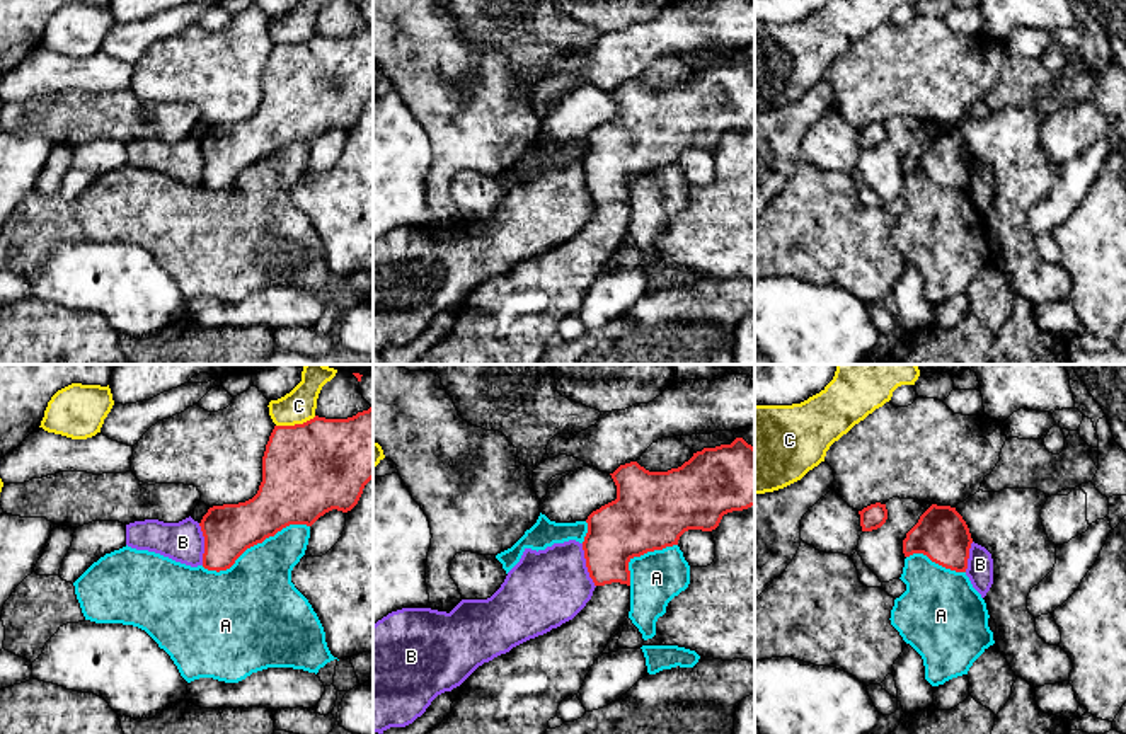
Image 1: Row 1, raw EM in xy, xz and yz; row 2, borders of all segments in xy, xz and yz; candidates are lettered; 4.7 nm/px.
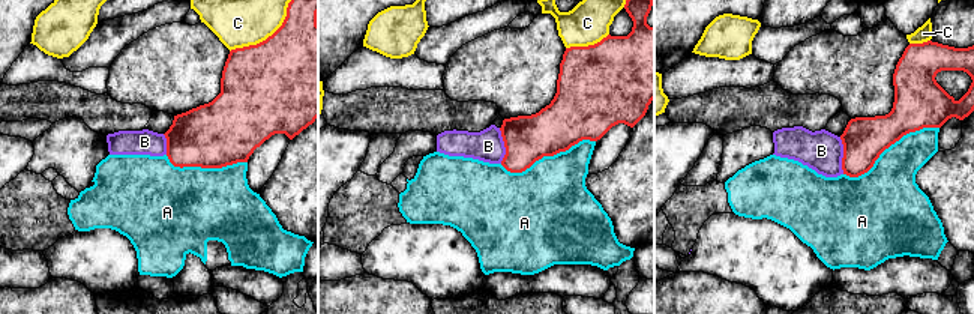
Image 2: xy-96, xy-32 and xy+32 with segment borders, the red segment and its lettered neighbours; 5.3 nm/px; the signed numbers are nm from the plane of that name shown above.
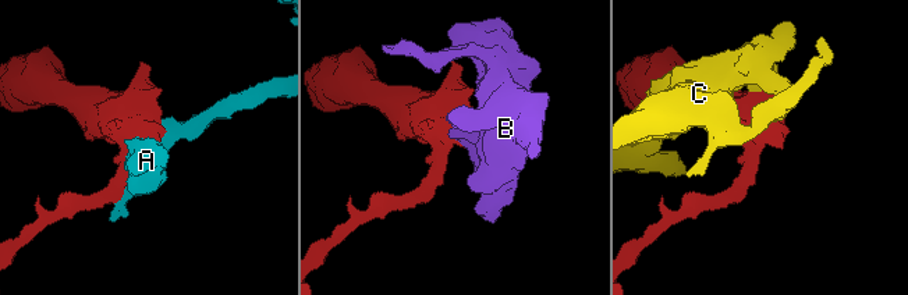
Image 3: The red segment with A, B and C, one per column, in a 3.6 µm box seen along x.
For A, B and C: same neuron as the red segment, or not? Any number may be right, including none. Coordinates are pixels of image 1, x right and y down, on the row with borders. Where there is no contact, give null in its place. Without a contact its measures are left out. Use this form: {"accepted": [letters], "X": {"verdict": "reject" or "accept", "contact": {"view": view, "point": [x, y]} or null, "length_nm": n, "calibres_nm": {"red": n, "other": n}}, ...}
{"accepted": [], "A": {"verdict": "reject", "contact": {"view": "xy", "point": [254, 544]}, "length_nm": 550, "calibres_nm": {"red": 240, "other": 360}}, "B": {"verdict": "reject", "contact": {"view": "xz", "point": [586, 566]}, "length_nm": 220, "calibres_nm": {"red": 280, "other": 360}}, "C": {"verdict": "reject", "contact": {"view": "xy", "point": [295, 424]}, "length_nm": 200, "calibres_nm": {"red": 440, "other": 160}}}

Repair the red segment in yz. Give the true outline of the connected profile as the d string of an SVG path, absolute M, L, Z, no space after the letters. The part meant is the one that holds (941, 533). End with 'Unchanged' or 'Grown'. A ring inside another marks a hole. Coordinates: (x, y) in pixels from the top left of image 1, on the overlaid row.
M932 504L906 533L903 553L923 553L945 569L966 572L971 543L969 528L956 507Z. Unchanged

